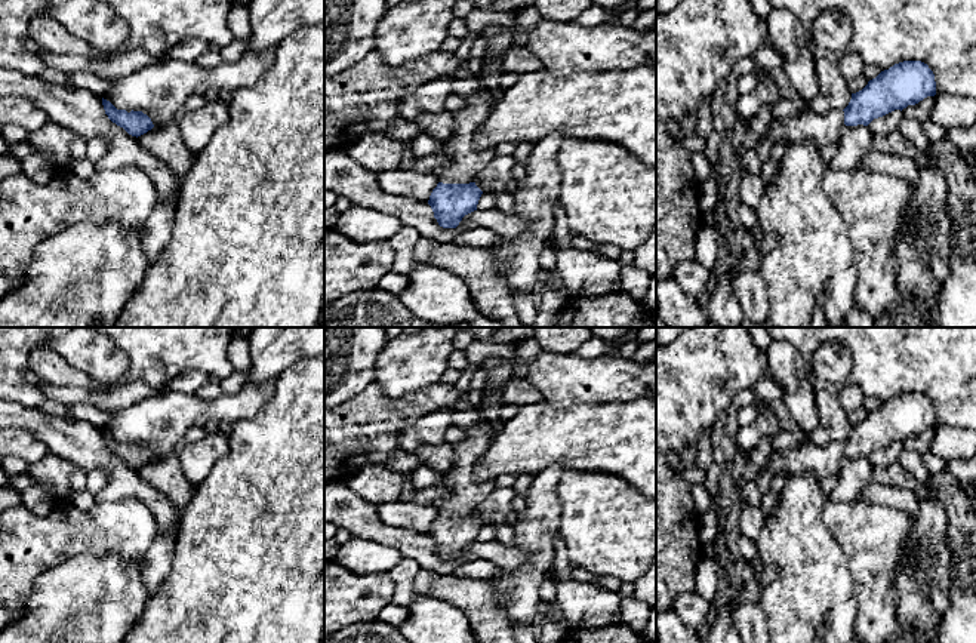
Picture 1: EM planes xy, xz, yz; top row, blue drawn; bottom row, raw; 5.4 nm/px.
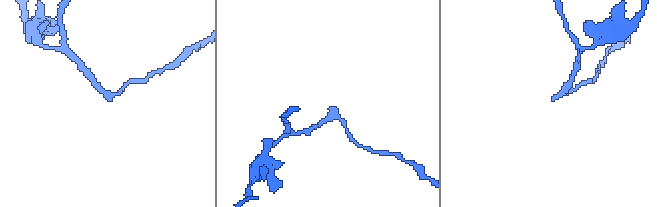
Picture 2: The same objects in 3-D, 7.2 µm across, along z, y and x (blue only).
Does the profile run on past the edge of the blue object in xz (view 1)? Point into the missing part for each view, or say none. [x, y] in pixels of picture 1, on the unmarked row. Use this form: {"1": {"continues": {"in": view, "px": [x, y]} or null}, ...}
{"1": {"continues": {"in": "xz", "px": [465, 494]}}}

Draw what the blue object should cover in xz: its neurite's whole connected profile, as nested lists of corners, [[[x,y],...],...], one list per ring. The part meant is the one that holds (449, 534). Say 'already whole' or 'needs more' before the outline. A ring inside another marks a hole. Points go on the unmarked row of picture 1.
needs more; [[[481,413],[481,422],[467,428],[462,442],[453,444],[453,459],[449,471],[443,473],[441,484],[449,490],[434,507],[440,513],[432,522],[428,536],[443,560],[456,560],[462,550],[477,542],[483,523],[475,510],[495,490],[495,482],[477,482],[472,476],[477,461],[492,443],[498,419]]]

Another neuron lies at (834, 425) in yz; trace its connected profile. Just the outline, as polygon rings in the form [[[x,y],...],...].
[[[818,390],[815,393],[815,404],[820,422],[809,433],[809,439],[819,446],[831,442],[844,442],[852,431],[852,424],[841,406],[838,391]]]

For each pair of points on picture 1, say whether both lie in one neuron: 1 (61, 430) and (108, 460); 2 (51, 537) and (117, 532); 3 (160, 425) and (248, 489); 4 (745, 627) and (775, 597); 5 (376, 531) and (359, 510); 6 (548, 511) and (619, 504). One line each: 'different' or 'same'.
1: same
2: same
3: different
4: different
5: same
6: different

